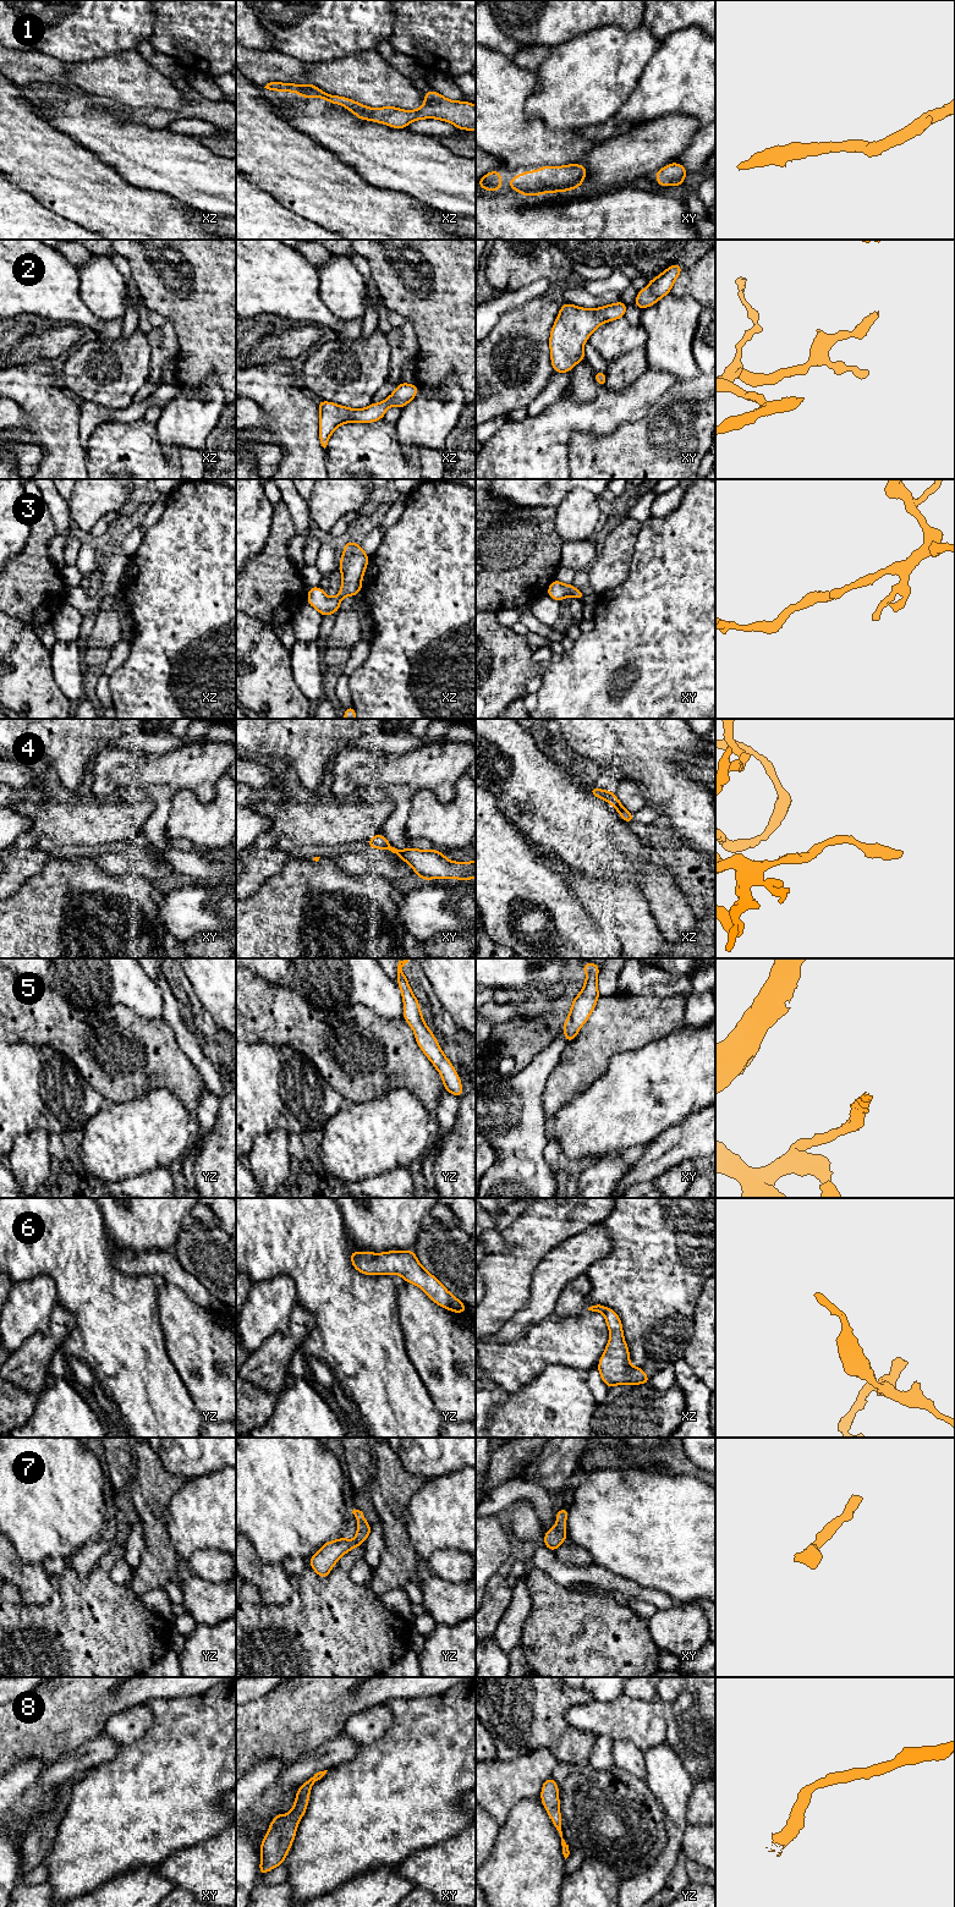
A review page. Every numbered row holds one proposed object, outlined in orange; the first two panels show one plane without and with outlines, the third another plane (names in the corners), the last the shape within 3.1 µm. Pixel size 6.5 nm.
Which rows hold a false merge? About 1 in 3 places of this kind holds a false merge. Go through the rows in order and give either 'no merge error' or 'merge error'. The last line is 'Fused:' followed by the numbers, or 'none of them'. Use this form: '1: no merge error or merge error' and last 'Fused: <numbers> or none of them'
1: no merge error
2: no merge error
3: no merge error
4: no merge error
5: no merge error
6: no merge error
7: no merge error
8: no merge error
Fused: none of them

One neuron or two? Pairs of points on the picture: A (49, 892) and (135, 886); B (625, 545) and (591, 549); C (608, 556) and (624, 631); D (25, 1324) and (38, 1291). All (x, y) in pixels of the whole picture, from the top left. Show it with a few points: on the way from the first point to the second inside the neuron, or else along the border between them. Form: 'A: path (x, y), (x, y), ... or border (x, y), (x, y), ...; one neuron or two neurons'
A: path (70, 881), (75, 886), (114, 886); one neuron
B: border (599, 549), (594, 560), (587, 567); two neurons
C: border (630, 562), (627, 576), (615, 587), (599, 594); two neurons
D: path (25, 1315), (33, 1300); one neuron

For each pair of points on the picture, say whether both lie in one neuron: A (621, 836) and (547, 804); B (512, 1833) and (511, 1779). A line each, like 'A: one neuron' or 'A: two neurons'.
A: one neuron
B: two neurons

